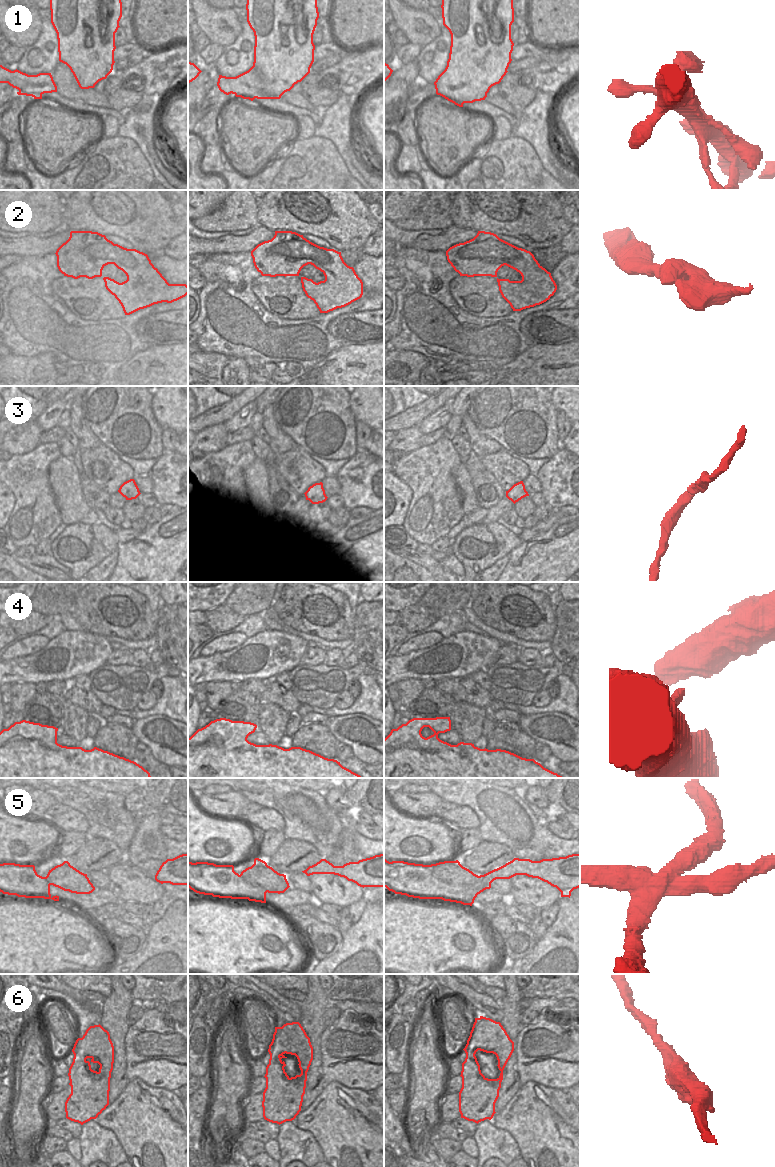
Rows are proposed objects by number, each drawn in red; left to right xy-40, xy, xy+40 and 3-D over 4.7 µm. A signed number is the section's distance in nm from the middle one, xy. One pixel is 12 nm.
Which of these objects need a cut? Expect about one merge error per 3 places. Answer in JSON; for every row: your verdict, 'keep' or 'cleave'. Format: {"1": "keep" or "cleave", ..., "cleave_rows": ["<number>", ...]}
{"1": "keep", "2": "keep", "3": "keep", "4": "keep", "5": "cleave", "6": "keep", "cleave_rows": ["5"]}

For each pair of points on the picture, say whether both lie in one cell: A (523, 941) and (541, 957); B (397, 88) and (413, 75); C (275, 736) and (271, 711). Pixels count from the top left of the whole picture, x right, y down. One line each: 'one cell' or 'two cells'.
A: two cells
B: one cell
C: one cell

